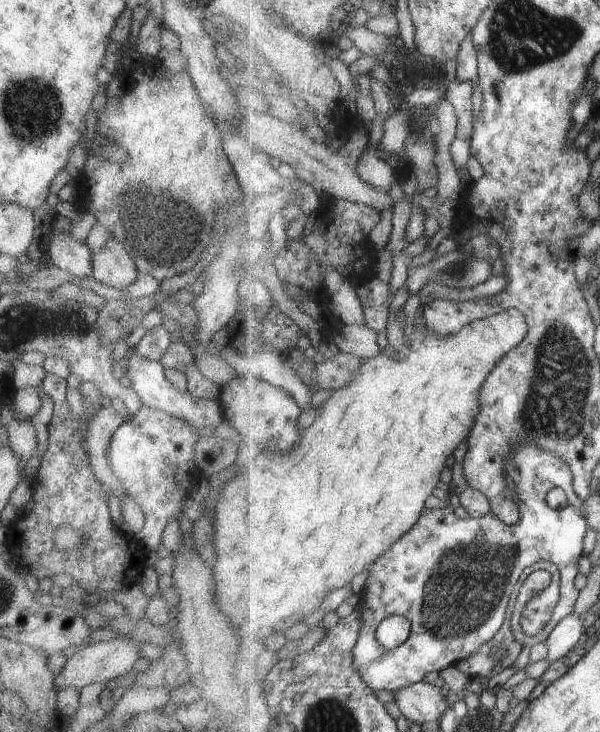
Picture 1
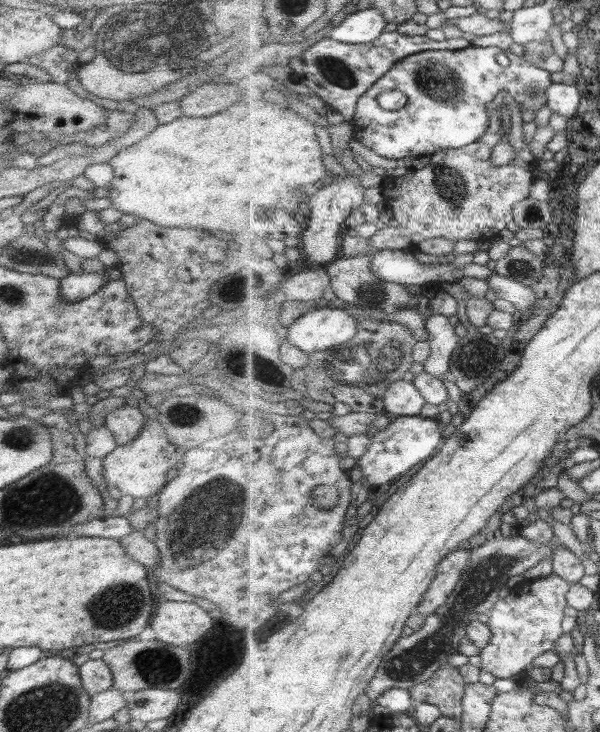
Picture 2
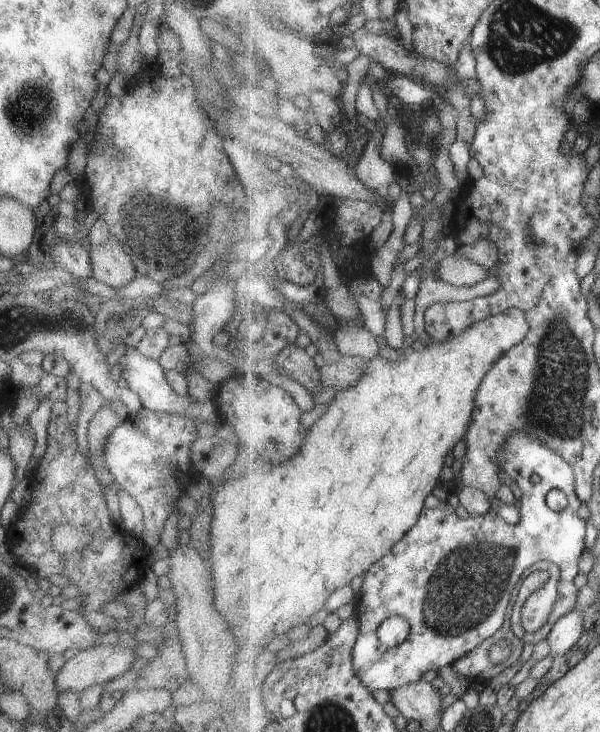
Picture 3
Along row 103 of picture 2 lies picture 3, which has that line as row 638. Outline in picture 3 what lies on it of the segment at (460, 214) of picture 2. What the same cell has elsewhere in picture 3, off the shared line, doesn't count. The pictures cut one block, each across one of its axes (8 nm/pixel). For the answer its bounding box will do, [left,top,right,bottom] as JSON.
[451,560,562,684]

